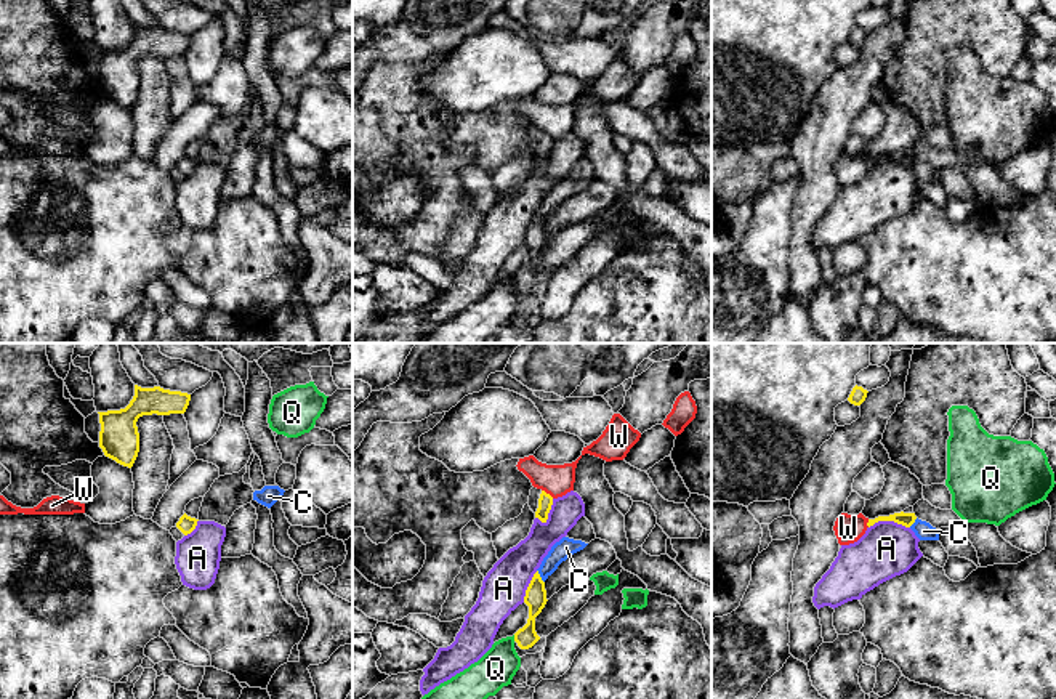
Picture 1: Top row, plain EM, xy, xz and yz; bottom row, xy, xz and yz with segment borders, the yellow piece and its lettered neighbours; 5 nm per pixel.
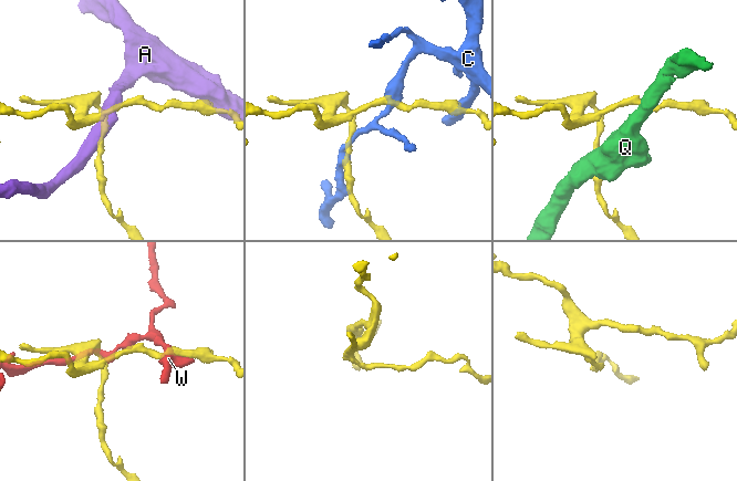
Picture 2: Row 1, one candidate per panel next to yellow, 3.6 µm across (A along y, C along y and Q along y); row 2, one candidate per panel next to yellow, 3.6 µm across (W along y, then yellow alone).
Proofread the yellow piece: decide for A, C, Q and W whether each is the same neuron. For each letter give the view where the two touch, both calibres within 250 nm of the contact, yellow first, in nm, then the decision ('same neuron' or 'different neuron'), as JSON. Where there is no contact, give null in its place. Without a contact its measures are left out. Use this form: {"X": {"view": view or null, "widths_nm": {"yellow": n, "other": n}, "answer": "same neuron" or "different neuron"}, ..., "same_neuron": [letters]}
{"A": {"view": "yz", "widths_nm": {"yellow": 70, "other": 280}, "answer": "different neuron"}, "C": {"view": "xz", "widths_nm": {"yellow": 110, "other": 100}, "answer": "different neuron"}, "Q": {"view": "xz", "widths_nm": {"yellow": 110, "other": 190}, "answer": "different neuron"}, "W": {"view": "xz", "widths_nm": {"yellow": 70, "other": 160}, "answer": "different neuron"}, "same_neuron": []}

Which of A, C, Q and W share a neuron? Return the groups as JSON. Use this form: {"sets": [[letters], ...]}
{"sets": [["A"], ["C"], ["Q"], ["W"]]}

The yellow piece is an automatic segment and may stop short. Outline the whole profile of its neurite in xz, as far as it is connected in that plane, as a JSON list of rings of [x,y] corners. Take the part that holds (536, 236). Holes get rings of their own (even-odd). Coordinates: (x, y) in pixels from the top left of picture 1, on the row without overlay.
[[[538,212],[534,215],[524,237],[524,244],[529,247],[527,265],[514,274],[514,282],[521,290],[532,289],[540,277],[535,273],[535,258],[542,253],[546,245],[545,223]]]

